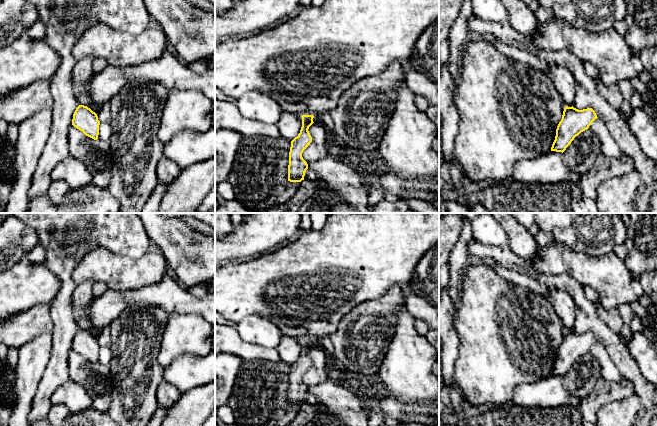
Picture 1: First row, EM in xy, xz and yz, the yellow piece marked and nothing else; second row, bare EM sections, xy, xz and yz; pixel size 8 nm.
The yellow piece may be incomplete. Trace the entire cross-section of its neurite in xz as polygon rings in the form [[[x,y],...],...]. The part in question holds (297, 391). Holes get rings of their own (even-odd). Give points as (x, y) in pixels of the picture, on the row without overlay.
[[[302,339],[302,351],[300,357],[291,365],[288,389],[288,405],[301,406],[304,404],[305,396],[308,393],[307,386],[303,383],[302,377],[312,366],[308,355],[314,347],[313,339]]]

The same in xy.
[[[79,329],[72,343],[72,349],[82,355],[86,360],[97,364],[99,359],[100,345],[95,336],[84,329]]]

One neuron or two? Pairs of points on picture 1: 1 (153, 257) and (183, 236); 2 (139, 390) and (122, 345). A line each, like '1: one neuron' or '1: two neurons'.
1: two neurons
2: one neuron

